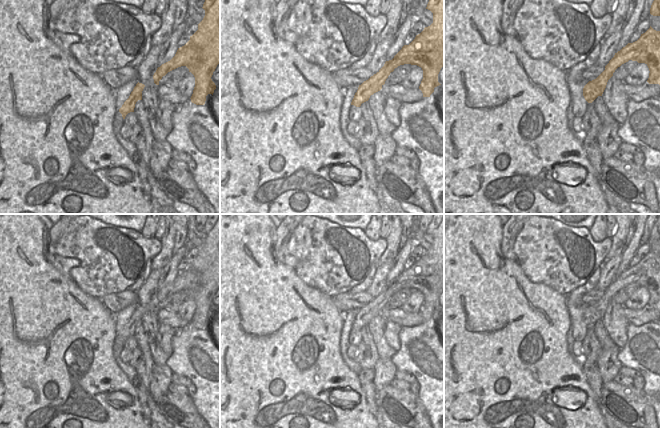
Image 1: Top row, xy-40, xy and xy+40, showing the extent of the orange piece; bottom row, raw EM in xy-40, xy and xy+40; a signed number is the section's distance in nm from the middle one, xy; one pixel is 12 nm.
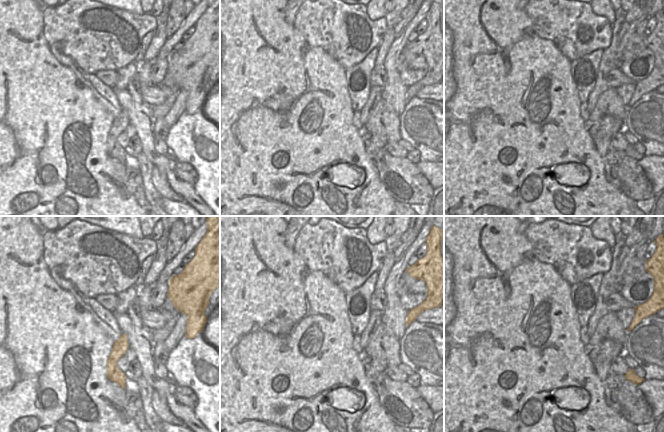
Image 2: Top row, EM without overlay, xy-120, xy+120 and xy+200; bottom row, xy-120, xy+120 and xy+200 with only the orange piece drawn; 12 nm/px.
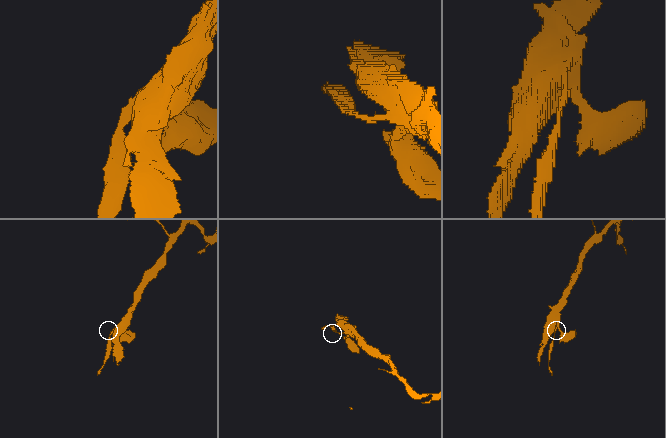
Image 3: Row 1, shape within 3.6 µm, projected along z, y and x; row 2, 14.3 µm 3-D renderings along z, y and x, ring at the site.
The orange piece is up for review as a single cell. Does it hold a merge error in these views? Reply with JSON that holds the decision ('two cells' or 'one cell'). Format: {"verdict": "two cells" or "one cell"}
{"verdict": "two cells"}

